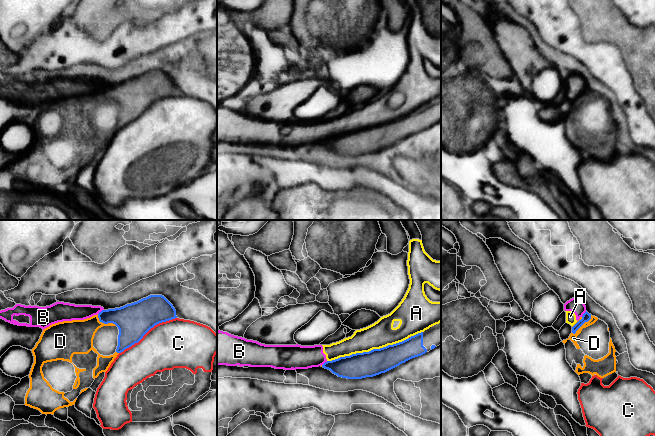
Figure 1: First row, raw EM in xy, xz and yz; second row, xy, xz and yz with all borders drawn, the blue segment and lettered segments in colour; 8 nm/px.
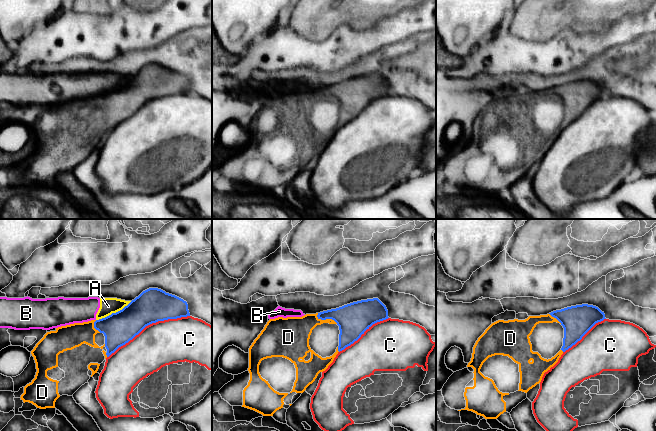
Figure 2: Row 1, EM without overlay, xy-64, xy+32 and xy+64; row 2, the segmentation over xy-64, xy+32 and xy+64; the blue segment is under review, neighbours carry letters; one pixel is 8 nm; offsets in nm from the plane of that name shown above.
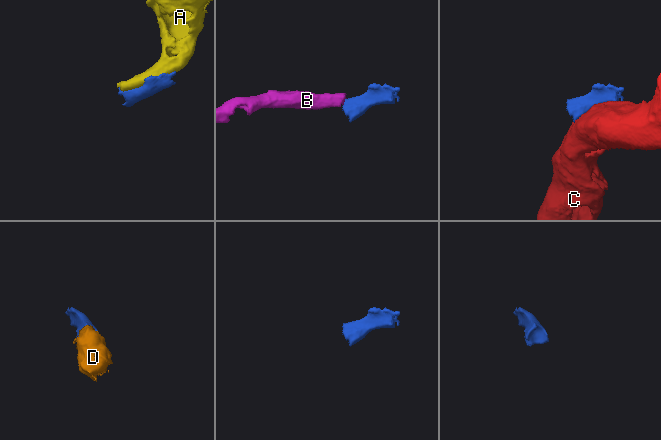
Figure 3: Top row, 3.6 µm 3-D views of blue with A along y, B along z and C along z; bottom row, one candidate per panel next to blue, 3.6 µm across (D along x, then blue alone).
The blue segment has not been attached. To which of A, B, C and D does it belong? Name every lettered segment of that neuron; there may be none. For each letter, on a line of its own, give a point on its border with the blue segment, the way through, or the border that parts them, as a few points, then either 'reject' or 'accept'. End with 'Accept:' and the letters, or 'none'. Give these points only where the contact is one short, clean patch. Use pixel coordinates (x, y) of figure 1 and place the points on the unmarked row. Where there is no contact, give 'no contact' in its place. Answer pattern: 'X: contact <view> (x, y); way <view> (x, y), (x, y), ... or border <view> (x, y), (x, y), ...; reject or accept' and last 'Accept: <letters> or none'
A: contact xz (367, 128); reject
B: contact xy (100, 88); border xy (103, 85), (98, 90); reject
C: contact xy (147, 107); reject
D: contact xy (105, 99); way xy (134, 96), (105, 99), (93, 99), (77, 112); accept
Accept: D

